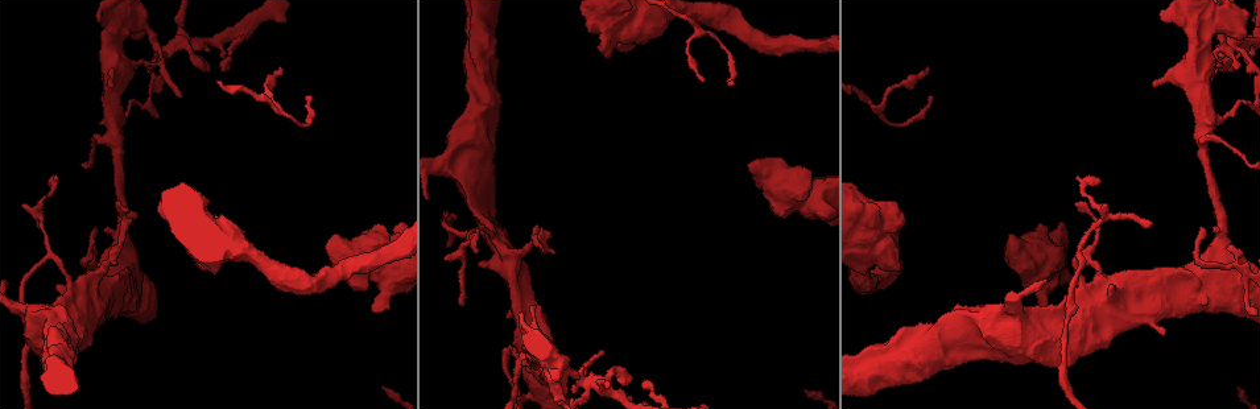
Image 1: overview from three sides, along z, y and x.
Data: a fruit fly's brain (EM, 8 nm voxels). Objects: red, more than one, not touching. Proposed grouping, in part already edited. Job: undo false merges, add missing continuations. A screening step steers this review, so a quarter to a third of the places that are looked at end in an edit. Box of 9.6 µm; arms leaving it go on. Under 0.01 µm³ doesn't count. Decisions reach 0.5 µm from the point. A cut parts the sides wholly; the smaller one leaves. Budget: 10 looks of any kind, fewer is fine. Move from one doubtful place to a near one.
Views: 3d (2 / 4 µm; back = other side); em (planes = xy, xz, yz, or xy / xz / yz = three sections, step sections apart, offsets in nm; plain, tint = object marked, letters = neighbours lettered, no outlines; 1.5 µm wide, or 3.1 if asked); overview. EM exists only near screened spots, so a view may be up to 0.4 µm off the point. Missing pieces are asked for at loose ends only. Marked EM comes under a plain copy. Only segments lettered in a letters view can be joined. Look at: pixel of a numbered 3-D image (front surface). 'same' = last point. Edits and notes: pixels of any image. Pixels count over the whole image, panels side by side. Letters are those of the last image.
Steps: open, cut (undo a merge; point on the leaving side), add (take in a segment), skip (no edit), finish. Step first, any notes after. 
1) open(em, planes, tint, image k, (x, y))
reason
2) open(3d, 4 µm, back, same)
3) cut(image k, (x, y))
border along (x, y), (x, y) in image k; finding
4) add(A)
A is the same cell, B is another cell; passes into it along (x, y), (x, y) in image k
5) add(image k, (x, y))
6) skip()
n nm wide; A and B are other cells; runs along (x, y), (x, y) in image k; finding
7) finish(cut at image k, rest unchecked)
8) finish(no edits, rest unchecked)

open(em, planes, letters, image 1, (53, 255))
abrupt turn

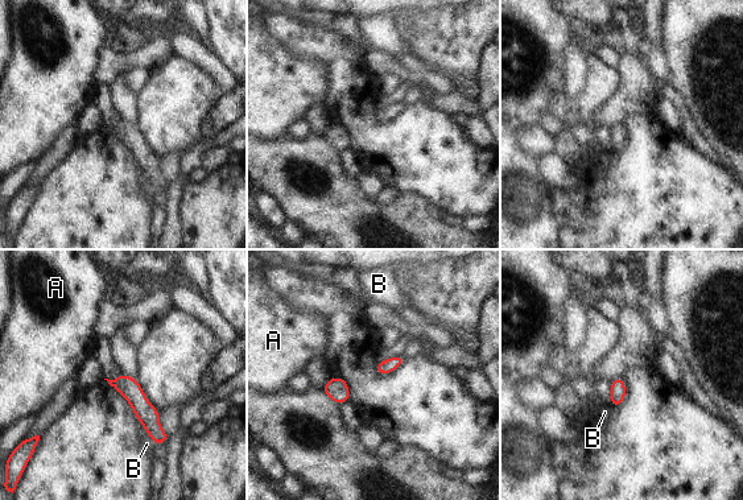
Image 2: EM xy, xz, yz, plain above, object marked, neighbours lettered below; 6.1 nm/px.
skip()
90 nm wide; A and B are other cells; border along (140, 421), (153, 445) in image 2; one neuron here

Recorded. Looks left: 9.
open(em, xy, step 4, letters, image 1, (464, 304))
tapers out

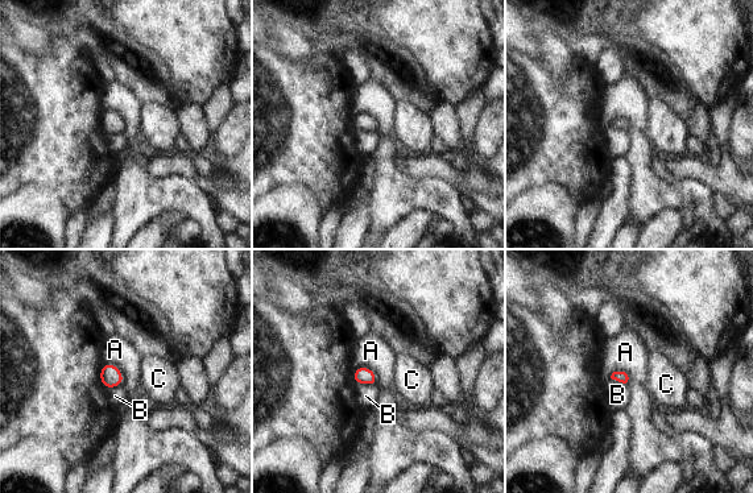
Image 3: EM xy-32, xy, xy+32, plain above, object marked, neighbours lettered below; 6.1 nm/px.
skip()
A, B and C are other cells; none of them fits

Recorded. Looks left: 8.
open(em, planes, letters, image 1, (1222, 64))
thin neck

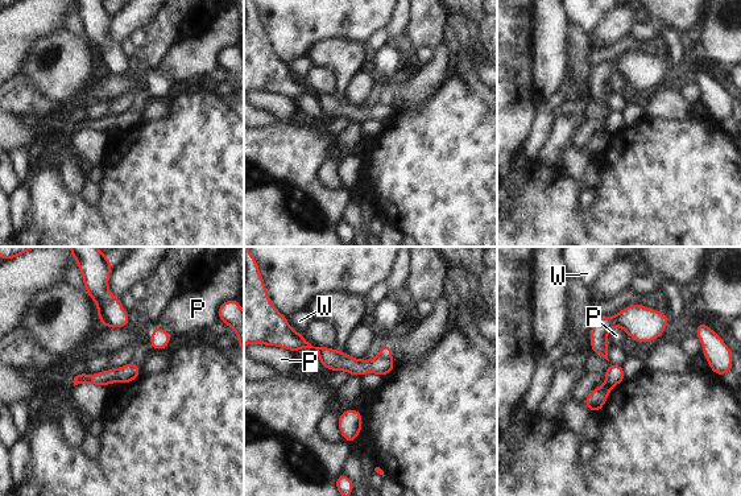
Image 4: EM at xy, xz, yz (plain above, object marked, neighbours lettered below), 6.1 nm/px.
cut(image 4, (385, 350))
P and W are other cells; border along (379, 355), (389, 359) in image 4; a second neuron is stuck on

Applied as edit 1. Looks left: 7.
open(overview)
redraw

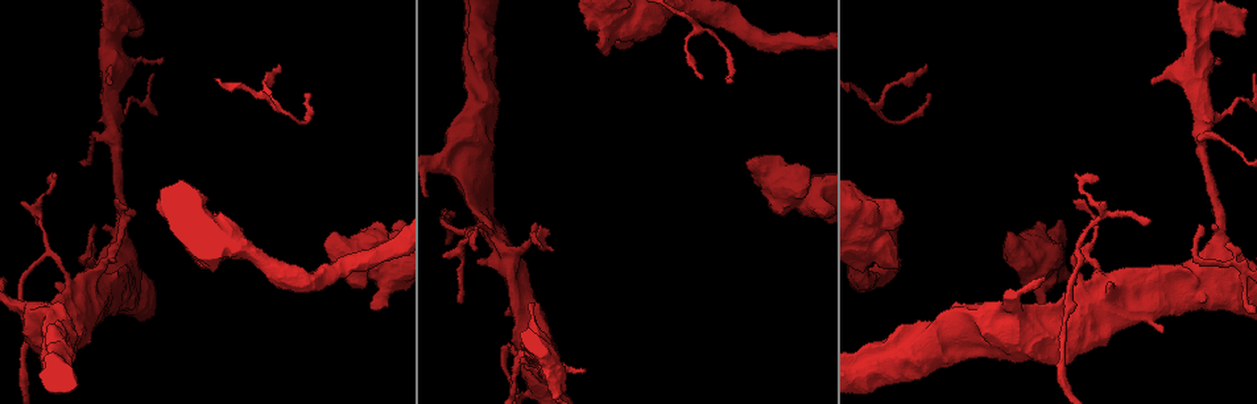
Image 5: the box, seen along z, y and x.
open(em, xz, step 4, letters, image 5, (376, 310))
thick end

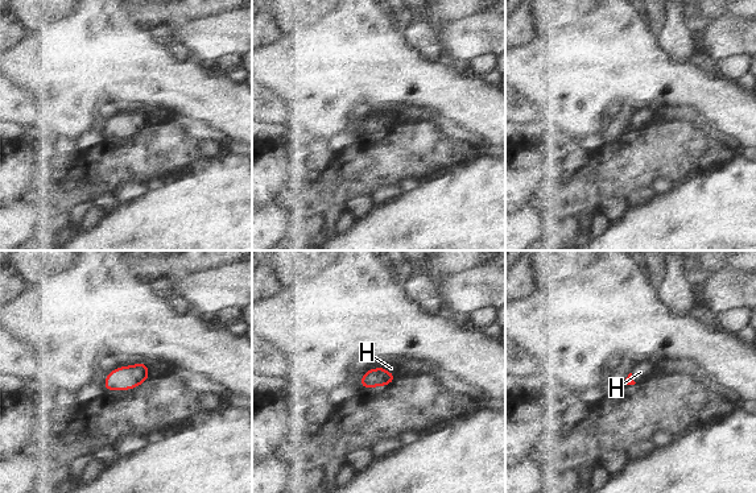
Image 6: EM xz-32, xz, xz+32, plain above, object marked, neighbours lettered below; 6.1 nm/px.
open(em, xy, step 4, letters, same)

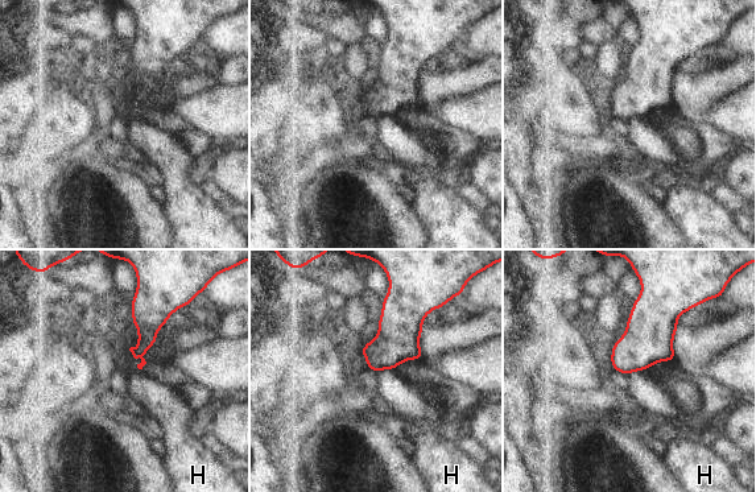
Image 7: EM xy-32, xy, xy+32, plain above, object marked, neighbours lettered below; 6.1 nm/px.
skip()
H is another cell; border along (393, 368), (383, 368), (376, 372) in image 7; none of them fits

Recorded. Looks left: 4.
finish(cut at image 4, rest unchecked)

